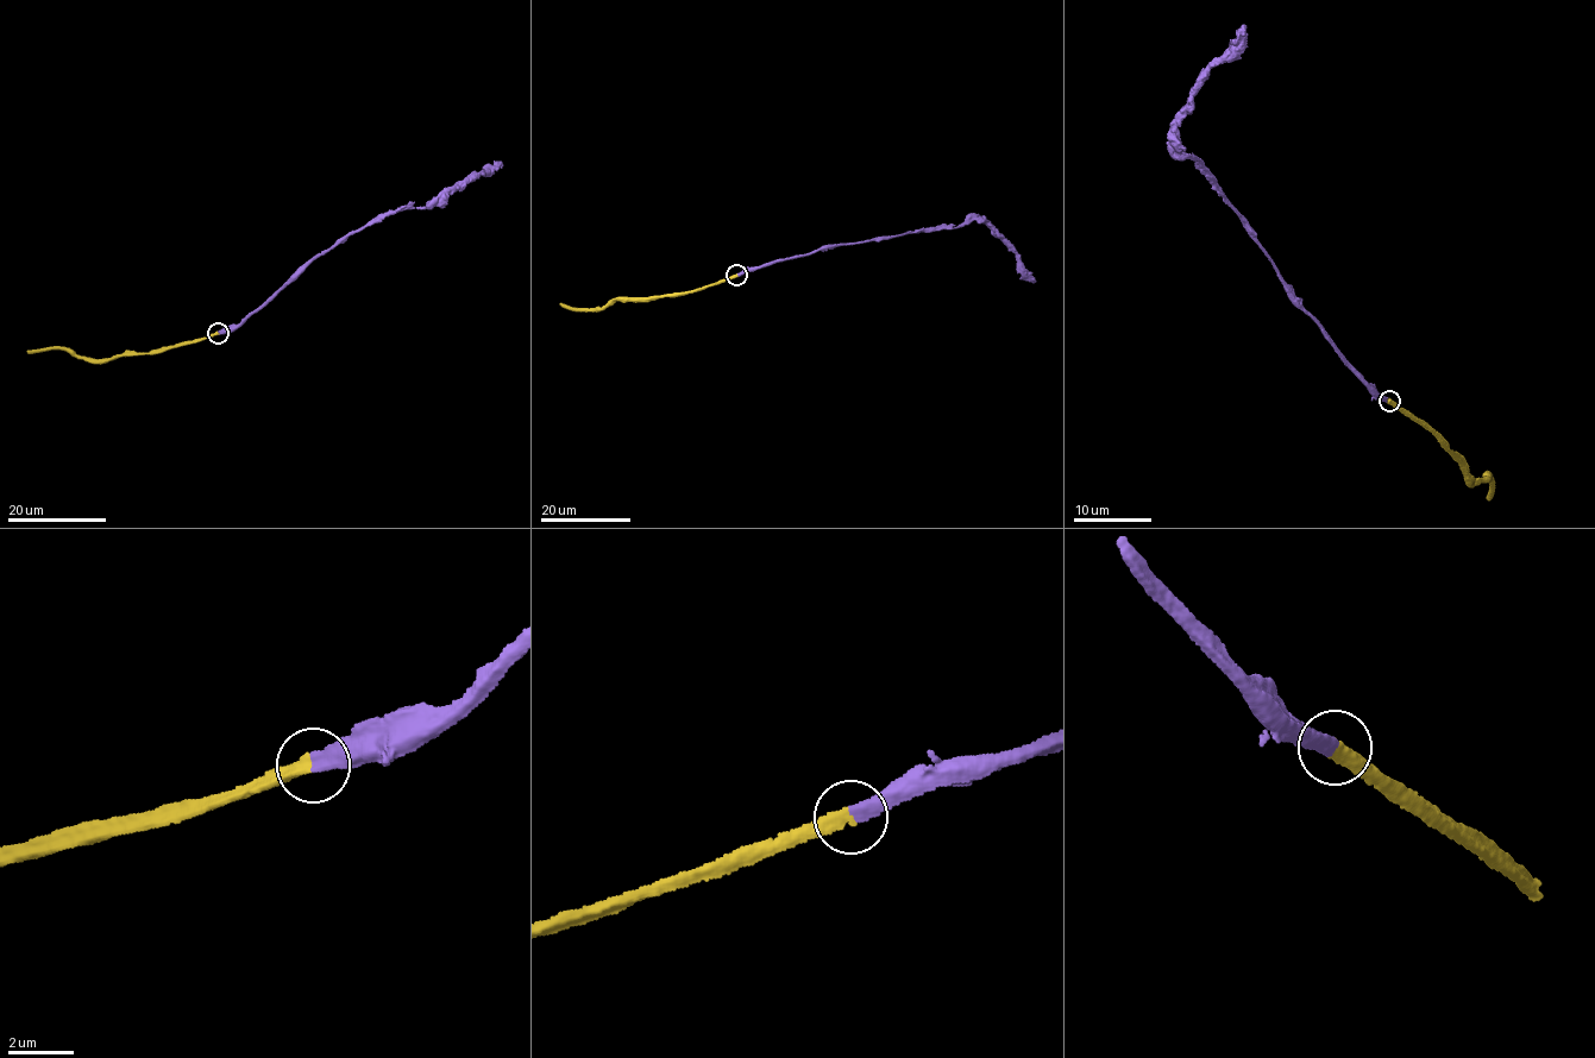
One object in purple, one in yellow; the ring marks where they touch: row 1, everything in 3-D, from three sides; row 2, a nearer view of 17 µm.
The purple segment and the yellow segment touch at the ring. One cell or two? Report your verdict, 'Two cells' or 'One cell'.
One cell

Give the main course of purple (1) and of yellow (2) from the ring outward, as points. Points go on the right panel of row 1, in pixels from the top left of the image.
1: (1388, 400), (1299, 304), (1204, 164), (1178, 146), (1178, 125), (1194, 93), (1210, 67), (1225, 61), (1243, 25)
2: (1388, 400), (1433, 433), (1474, 486), (1489, 477), (1486, 476), (1495, 487), (1487, 499)

